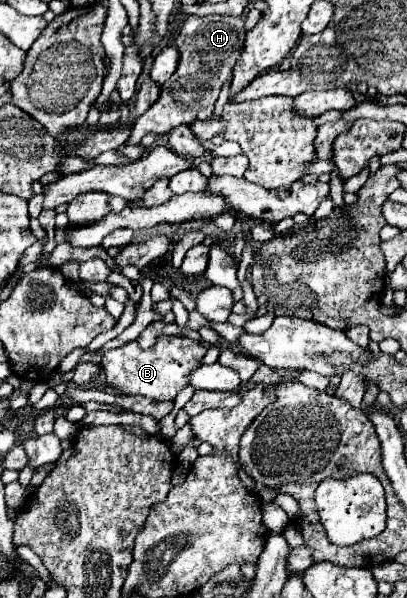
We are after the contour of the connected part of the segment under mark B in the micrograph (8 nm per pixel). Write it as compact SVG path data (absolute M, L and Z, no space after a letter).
M159 336L157 344L149 350L141 350L135 342L129 342L115 350L105 352L101 366L107 384L121 388L125 394L143 394L153 400L173 400L189 384L187 374L201 364L205 352L207 348L197 344L195 340L177 336Z

